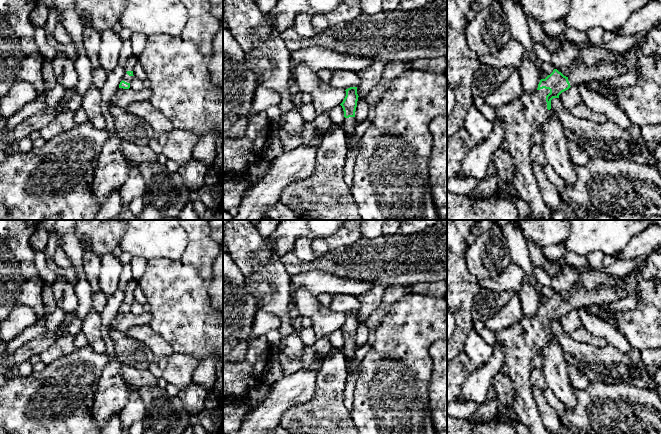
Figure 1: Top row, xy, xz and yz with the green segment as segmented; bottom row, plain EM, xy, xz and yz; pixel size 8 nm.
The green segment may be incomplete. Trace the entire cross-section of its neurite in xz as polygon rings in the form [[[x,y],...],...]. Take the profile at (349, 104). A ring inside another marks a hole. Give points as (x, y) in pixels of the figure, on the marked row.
[[[350,87],[345,91],[346,96],[340,105],[342,106],[344,111],[345,120],[343,123],[343,129],[346,133],[348,141],[353,136],[354,130],[356,128],[355,111],[359,96],[357,94],[357,87]]]

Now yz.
[[[632,46],[626,52],[622,53],[622,58],[618,62],[610,64],[601,63],[595,66],[586,66],[581,60],[574,58],[570,65],[570,75],[568,77],[564,76],[557,69],[554,69],[545,79],[540,80],[538,88],[533,94],[524,94],[514,102],[496,108],[496,119],[493,124],[501,122],[505,126],[504,137],[508,141],[508,151],[514,164],[514,186],[519,197],[530,206],[530,216],[533,220],[552,220],[552,211],[543,200],[533,172],[534,163],[530,158],[532,135],[540,130],[541,125],[552,117],[551,100],[559,98],[562,92],[572,86],[611,79],[635,70],[639,60],[639,52],[638,48]]]

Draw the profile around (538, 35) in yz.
[[[526,15],[526,19],[532,40],[537,43],[543,43],[546,40],[547,34],[542,29],[541,23],[530,15]]]

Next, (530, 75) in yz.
[[[524,58],[517,71],[522,80],[522,88],[524,94],[533,94],[541,80],[540,70],[535,63],[528,58]]]

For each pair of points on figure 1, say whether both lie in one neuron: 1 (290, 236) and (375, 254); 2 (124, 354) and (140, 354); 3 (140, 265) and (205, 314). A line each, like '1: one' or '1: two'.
1: two
2: one
3: two

